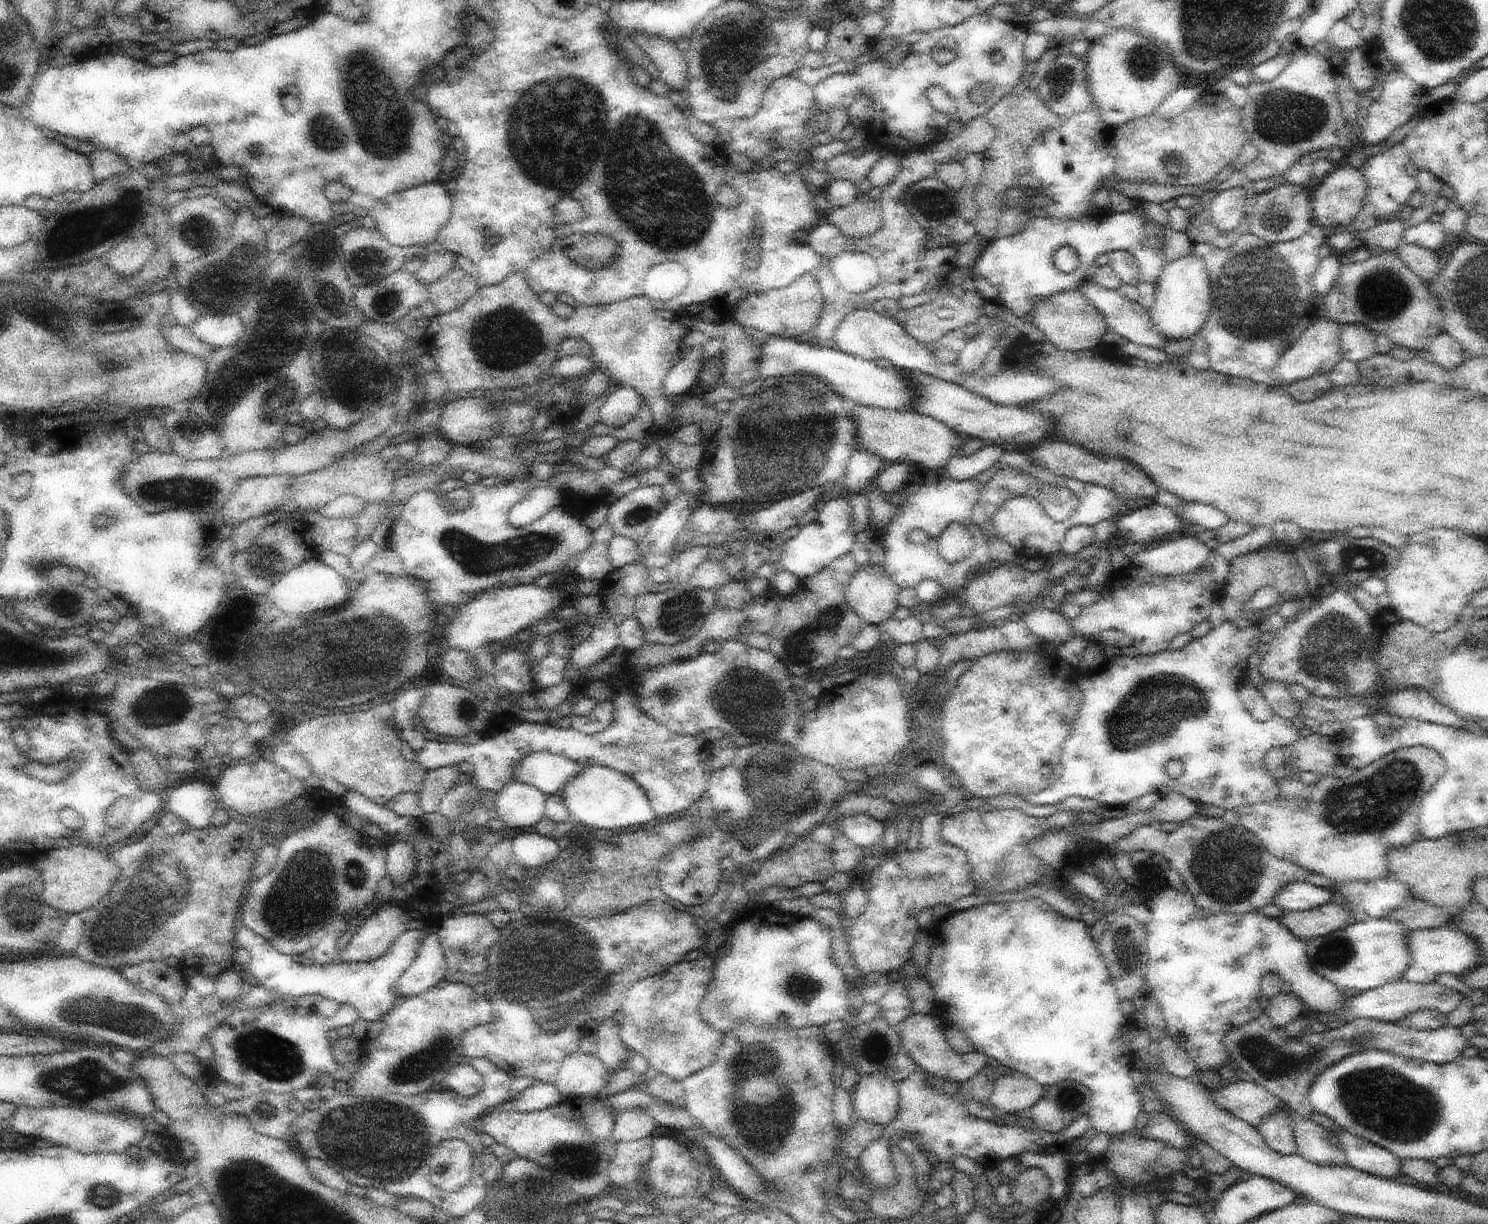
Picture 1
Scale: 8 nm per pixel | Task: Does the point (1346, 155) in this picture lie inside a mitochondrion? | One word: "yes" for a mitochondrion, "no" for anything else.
no

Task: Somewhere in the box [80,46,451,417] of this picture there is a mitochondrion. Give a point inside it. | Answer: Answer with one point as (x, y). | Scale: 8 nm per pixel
(381, 135)

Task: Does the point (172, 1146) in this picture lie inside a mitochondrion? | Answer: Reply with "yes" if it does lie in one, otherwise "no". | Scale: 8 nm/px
no

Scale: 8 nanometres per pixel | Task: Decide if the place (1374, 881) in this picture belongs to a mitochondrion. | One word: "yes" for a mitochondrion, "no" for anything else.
no

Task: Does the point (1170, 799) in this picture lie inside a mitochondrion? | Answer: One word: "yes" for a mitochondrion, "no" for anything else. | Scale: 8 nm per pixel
no

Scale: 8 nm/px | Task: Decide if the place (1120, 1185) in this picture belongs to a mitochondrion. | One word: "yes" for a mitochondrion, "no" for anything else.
no

